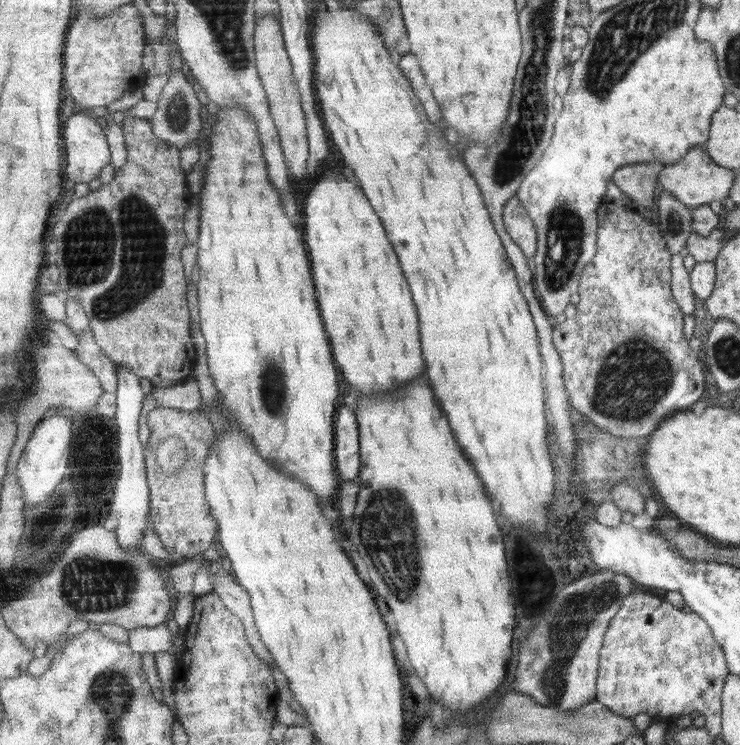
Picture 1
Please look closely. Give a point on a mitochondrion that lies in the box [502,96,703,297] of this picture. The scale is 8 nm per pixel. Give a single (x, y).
(672, 223)

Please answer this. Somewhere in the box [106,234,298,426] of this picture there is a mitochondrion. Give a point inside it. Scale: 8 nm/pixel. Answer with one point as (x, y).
(274, 395)

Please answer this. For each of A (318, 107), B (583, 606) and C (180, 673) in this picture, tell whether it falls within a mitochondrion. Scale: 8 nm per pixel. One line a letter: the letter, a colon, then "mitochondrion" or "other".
A: other
B: mitochondrion
C: other

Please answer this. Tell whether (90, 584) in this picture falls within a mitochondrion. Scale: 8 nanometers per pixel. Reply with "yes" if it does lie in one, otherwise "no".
yes

